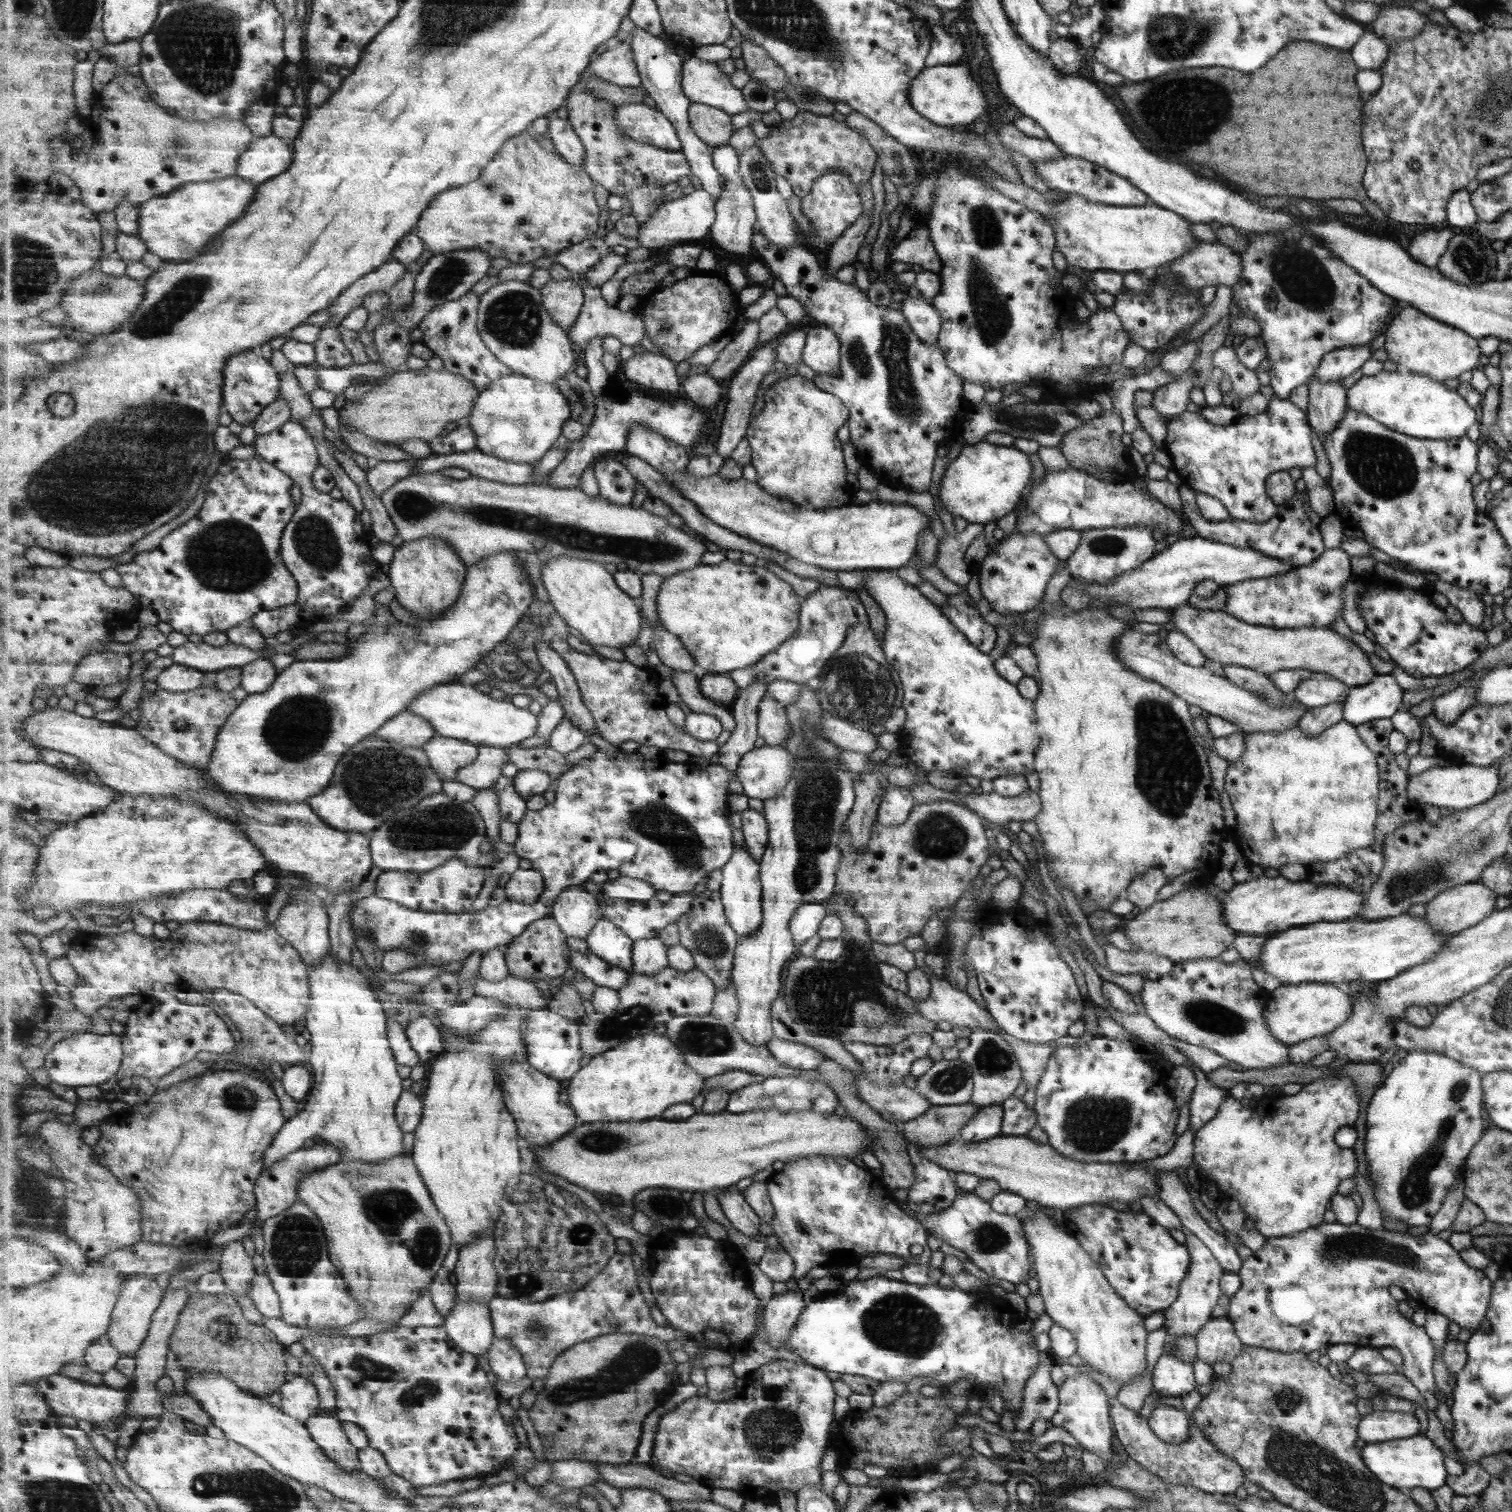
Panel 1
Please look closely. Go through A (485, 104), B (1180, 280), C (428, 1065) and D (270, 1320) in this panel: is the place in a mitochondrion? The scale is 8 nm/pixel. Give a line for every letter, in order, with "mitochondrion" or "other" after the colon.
A: other
B: mitochondrion
C: other
D: other

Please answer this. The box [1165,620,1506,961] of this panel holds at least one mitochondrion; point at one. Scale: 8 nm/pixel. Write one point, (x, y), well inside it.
(1406, 884)

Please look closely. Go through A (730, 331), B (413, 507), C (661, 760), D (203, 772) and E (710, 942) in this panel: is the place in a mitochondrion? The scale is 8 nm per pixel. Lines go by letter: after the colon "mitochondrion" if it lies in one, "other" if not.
A: other
B: mitochondrion
C: other
D: other
E: mitochondrion

